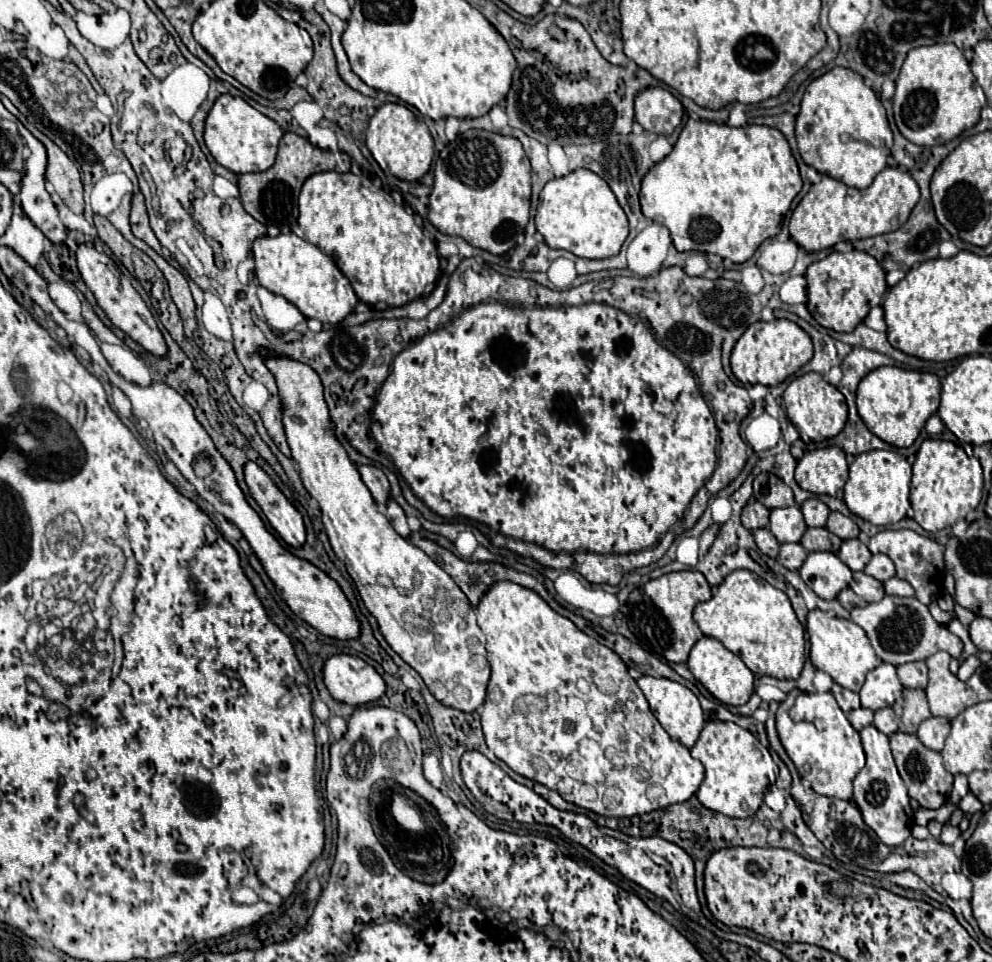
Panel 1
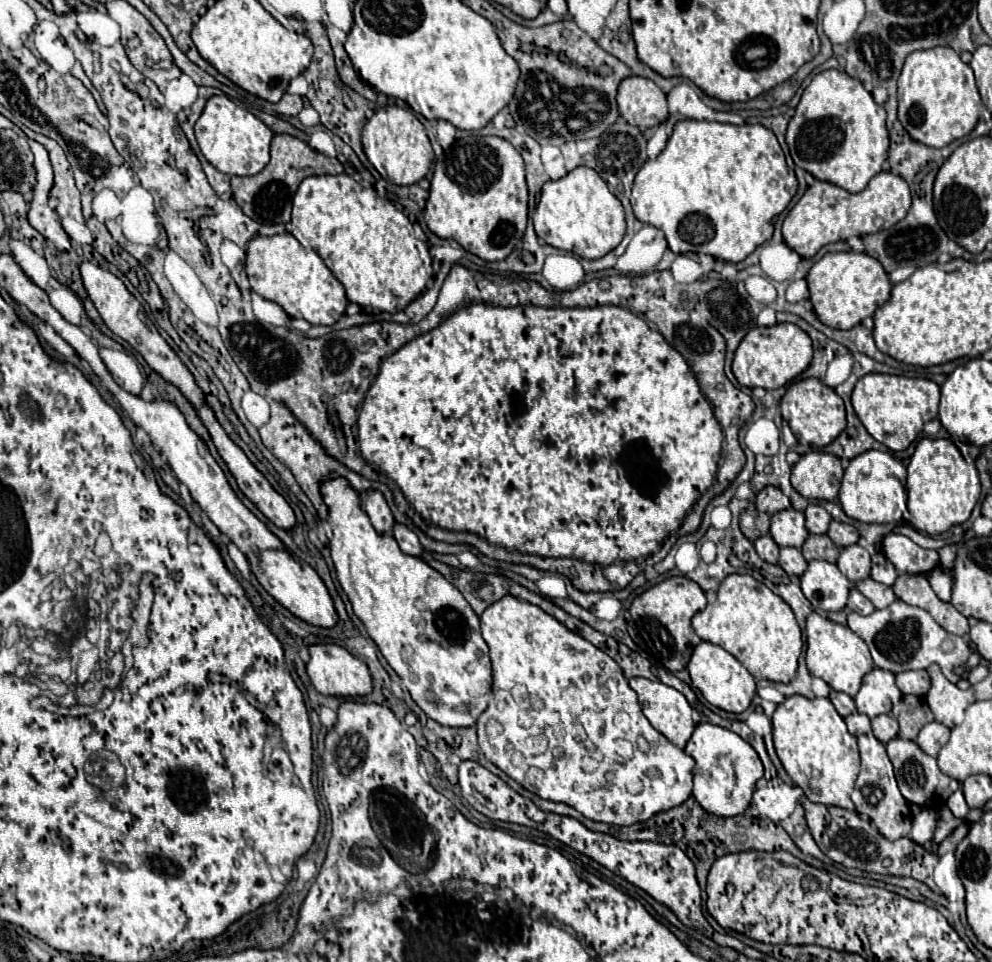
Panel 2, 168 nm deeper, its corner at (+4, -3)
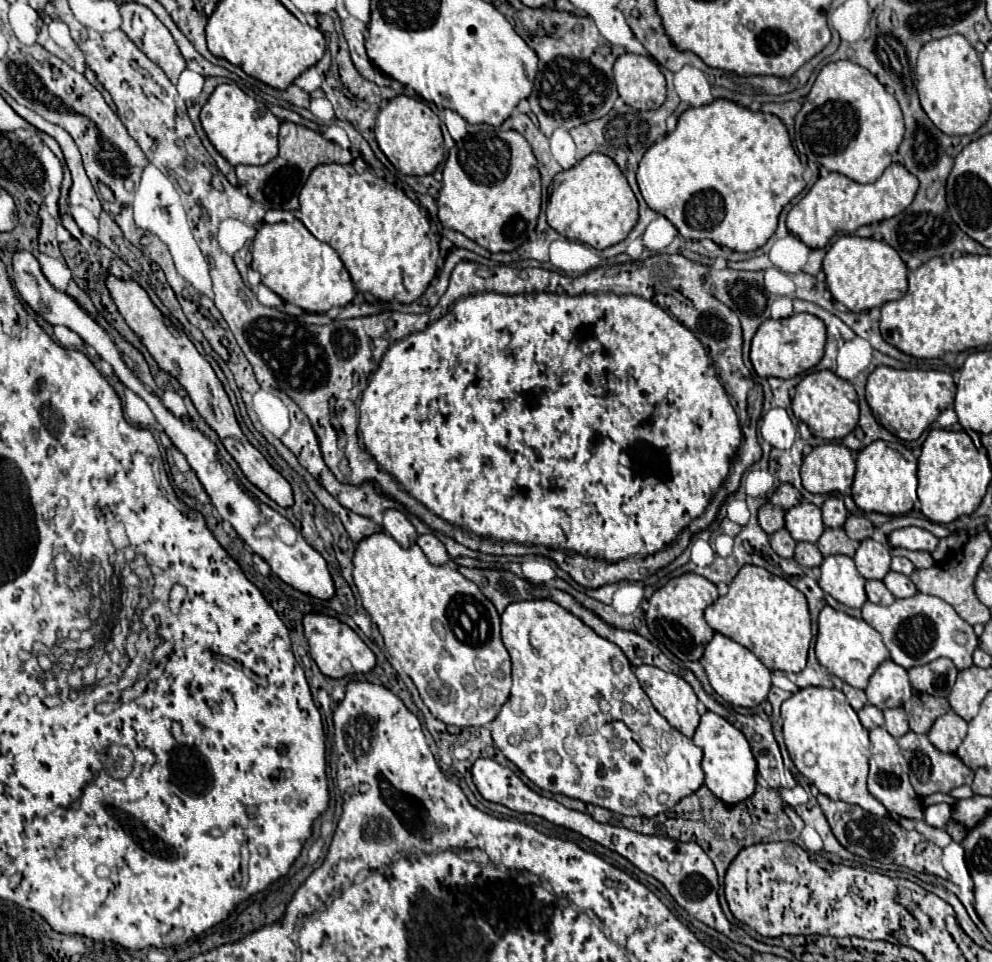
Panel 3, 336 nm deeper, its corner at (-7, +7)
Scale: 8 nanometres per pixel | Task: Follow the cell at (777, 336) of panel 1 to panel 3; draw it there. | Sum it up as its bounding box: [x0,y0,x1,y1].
[750,314,826,378]

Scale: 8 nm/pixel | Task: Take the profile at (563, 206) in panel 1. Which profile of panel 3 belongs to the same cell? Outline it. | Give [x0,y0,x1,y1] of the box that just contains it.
[546,154,638,250]

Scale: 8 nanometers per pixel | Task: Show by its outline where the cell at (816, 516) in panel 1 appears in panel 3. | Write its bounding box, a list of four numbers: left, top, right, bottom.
[822,498,848,528]

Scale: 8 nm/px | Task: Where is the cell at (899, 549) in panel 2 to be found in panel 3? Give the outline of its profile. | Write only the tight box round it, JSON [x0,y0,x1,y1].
[888,526,938,552]

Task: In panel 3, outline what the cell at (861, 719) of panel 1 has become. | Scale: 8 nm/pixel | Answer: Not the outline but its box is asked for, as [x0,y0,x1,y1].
[858,704,884,730]

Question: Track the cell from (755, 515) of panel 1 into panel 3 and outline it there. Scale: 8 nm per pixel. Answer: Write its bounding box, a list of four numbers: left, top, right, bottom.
[758,502,784,534]

